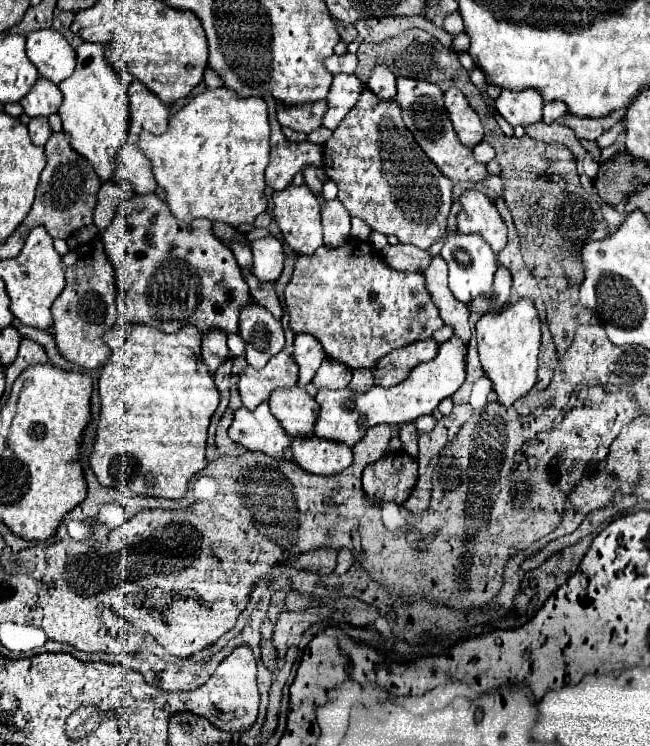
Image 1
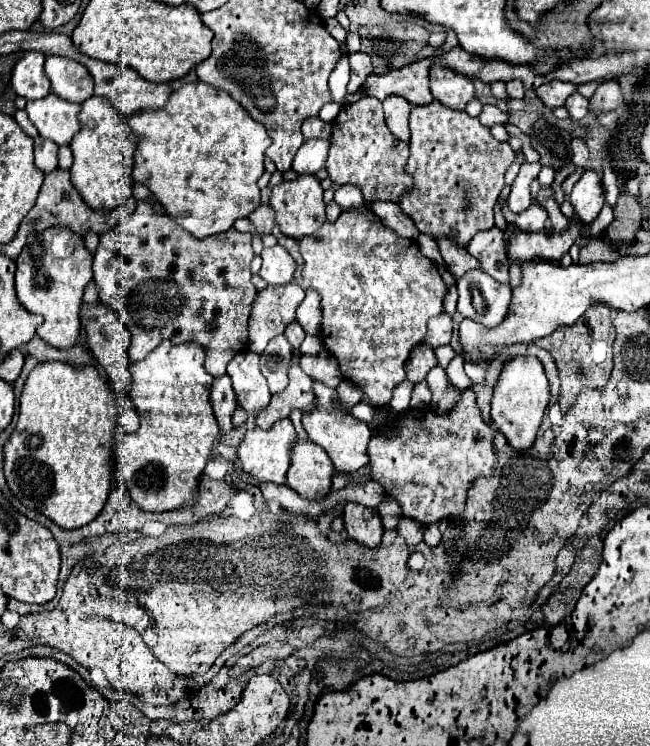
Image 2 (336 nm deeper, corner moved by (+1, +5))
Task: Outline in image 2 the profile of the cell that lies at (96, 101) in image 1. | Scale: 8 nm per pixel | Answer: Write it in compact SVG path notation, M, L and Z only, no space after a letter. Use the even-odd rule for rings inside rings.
M90 97L82 103L80 123L82 129L70 143L74 153L74 165L70 169L72 183L90 209L110 213L132 195L132 167L138 139L134 137L128 121L118 115L110 103L98 97Z

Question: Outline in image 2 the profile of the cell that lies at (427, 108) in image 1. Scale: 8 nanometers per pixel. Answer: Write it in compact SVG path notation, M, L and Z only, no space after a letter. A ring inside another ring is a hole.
M438 101L424 107L412 107L410 131L410 159L404 169L414 183L412 189L400 197L398 205L414 221L420 233L430 235L432 239L446 237L458 247L466 247L476 233L492 227L492 209L504 187L504 173L514 163L514 151L508 143L494 139L478 117L470 117L466 111L446 109Z

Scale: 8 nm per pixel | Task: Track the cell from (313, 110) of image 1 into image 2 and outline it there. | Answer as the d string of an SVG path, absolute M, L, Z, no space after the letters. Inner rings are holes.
M310 117L306 119L306 123L302 123L302 133L304 133L304 139L330 139L332 135L332 125L330 123L324 123L320 117Z

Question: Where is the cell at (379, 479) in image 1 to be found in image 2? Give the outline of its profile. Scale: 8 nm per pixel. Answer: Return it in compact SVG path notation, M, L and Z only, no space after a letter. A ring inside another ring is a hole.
M348 503L342 513L344 529L348 539L364 545L364 547L378 547L382 539L382 523L376 509L368 509L364 505Z

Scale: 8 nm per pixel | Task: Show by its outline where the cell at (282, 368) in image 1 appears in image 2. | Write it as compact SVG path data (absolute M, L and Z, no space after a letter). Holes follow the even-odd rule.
M292 365L290 367L290 383L288 387L278 393L272 395L270 407L266 411L262 411L262 415L258 415L256 425L260 429L270 429L276 421L290 417L290 413L294 409L304 409L310 403L314 403L314 389L312 389L312 377L308 377L300 365Z

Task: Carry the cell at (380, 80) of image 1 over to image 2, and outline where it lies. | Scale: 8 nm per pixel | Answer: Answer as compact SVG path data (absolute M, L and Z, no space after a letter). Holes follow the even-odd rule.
M386 97L384 99L384 115L386 115L386 125L392 131L392 135L402 141L408 141L410 139L410 129L408 129L410 105L406 103L406 99Z

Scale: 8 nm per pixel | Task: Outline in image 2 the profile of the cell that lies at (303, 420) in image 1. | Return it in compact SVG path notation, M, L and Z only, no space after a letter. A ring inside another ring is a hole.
M298 439L288 469L288 487L306 501L322 501L332 491L334 467L318 445Z

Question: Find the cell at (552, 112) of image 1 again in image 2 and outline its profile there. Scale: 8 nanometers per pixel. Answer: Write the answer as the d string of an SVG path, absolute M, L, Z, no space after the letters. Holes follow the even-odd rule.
M574 93L574 95L570 95L570 99L566 101L564 107L570 111L570 117L578 121L578 119L582 119L582 117L588 115L588 111L590 111L590 101L588 101L586 97L582 97L580 93Z

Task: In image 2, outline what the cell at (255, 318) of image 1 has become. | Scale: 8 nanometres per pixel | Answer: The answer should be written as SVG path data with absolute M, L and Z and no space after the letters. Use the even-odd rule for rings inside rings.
M284 335L274 337L260 355L260 371L268 381L270 393L280 393L288 385L288 367L292 359L292 345Z

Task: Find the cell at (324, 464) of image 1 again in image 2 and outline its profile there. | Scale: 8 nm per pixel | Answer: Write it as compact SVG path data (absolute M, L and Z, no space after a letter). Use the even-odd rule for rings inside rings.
M472 389L462 391L456 407L444 415L436 413L432 407L424 409L408 409L396 417L398 421L390 423L394 435L382 435L382 431L374 431L372 447L368 447L372 479L384 487L386 497L398 501L402 507L402 515L414 519L422 525L432 525L444 519L460 519L466 507L466 493L478 477L492 477L496 467L494 455L494 437L496 429L484 423L480 409L476 405L476 397Z

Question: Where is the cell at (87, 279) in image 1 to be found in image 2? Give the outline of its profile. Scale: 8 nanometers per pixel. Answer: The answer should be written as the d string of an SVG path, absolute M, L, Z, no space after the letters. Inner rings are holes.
M96 303L92 307L82 305L80 319L88 331L90 351L108 373L108 379L112 383L130 383L130 333L120 323L118 315L114 315L110 307Z

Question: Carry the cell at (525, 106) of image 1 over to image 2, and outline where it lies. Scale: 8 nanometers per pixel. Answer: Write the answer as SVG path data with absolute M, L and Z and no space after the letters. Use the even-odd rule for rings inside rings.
M550 81L544 83L536 89L538 99L546 105L546 107L562 107L566 103L566 99L576 91L578 87L574 83L566 83L566 81Z

